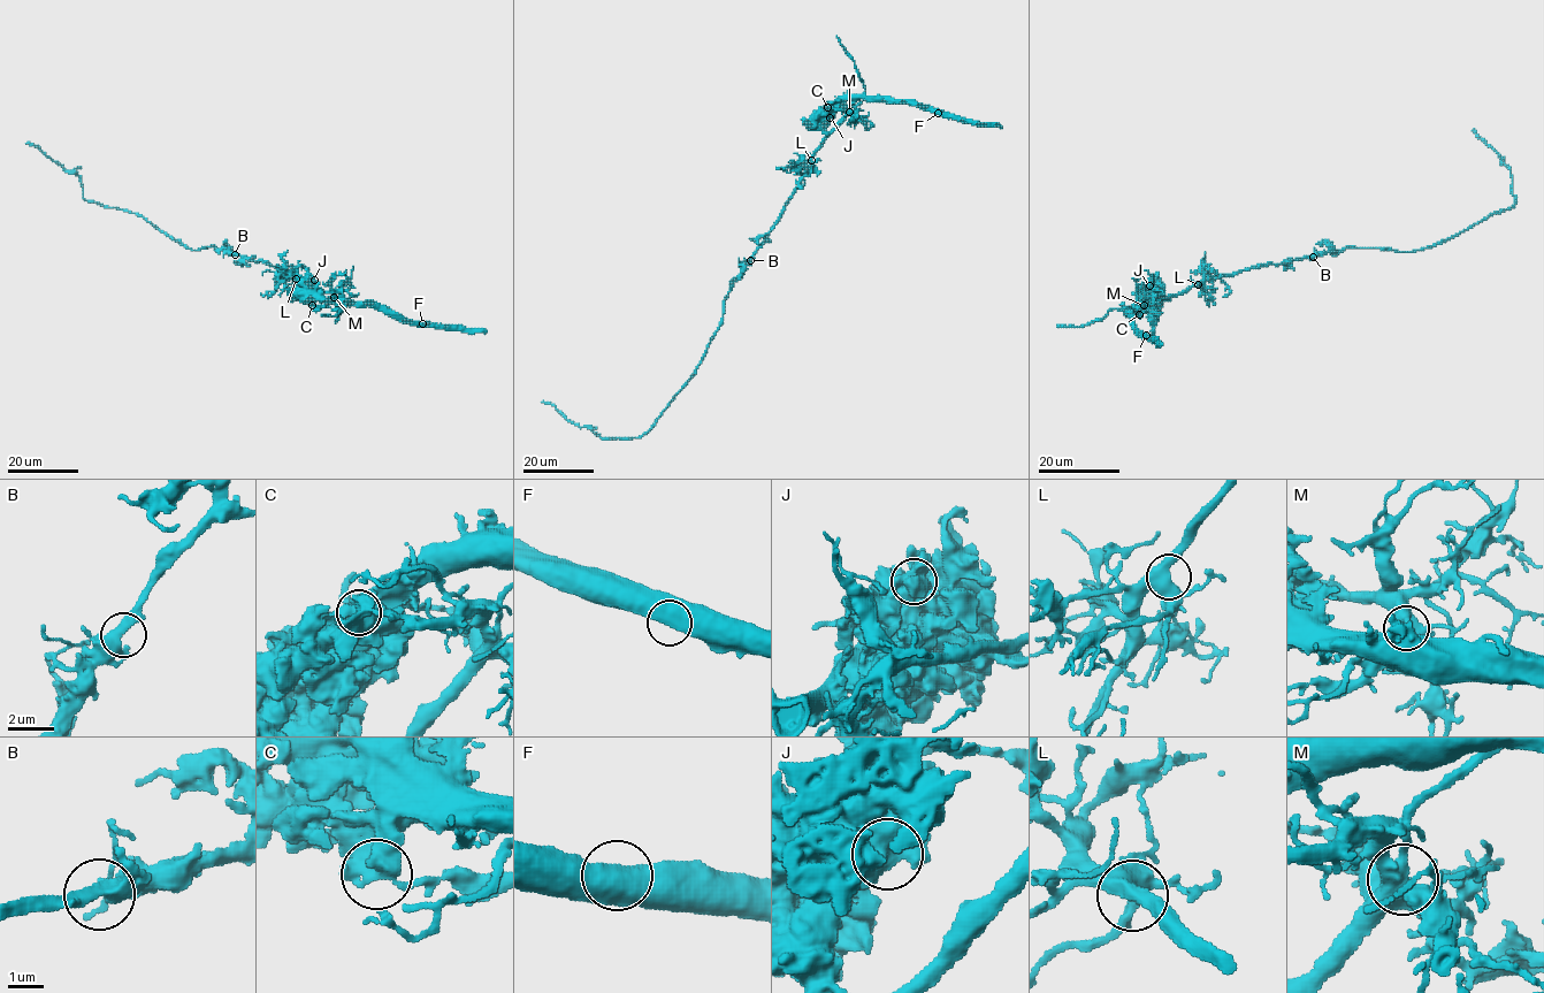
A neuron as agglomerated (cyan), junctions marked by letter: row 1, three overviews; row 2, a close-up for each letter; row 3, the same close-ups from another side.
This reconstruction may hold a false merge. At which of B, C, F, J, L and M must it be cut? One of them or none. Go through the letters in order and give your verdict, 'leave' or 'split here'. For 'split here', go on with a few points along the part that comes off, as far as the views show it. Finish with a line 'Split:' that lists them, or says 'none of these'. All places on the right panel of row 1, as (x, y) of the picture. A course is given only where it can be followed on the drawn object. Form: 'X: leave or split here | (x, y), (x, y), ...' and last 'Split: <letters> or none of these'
B: leave
C: split here | (1138, 314), (1152, 300), (1264, 265), (1347, 247), (1427, 249), (1514, 206), (1510, 169), (1473, 130)
F: leave
J: leave
L: leave
M: leave
Split: C

